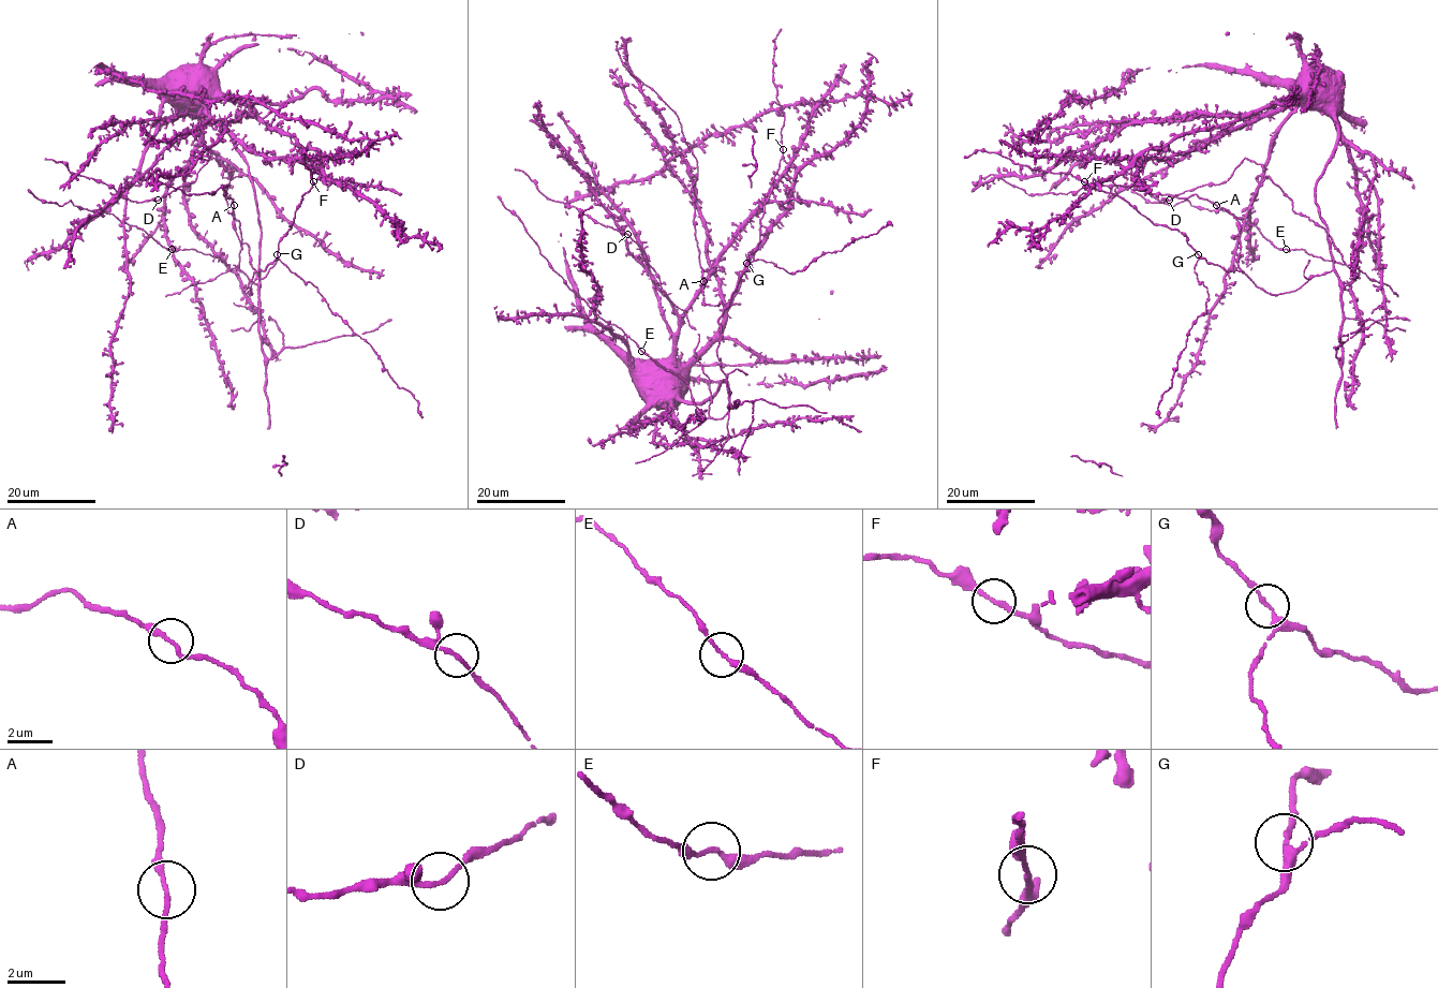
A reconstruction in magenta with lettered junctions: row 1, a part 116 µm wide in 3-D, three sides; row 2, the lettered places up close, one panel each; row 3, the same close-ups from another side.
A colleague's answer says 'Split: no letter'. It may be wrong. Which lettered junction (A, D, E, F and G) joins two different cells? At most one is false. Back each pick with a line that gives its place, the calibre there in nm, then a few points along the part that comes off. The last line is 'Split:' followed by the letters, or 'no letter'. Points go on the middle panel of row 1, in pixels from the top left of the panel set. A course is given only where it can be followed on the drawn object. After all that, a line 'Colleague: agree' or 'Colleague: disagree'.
Split: no letter
Colleague: agree

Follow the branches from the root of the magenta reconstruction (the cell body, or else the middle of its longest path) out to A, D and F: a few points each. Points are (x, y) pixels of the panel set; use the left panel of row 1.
A: (182, 92), (191, 108), (230, 134), (248, 165), (261, 229), (251, 294), (254, 270), (236, 232), (234, 204)
D: (182, 92), (248, 165), (258, 285), (239, 268), (230, 179), (213, 158), (158, 200)
F: (182, 92), (191, 108), (230, 134), (248, 165), (261, 229), (249, 294), (252, 275), (277, 257), (313, 182)

